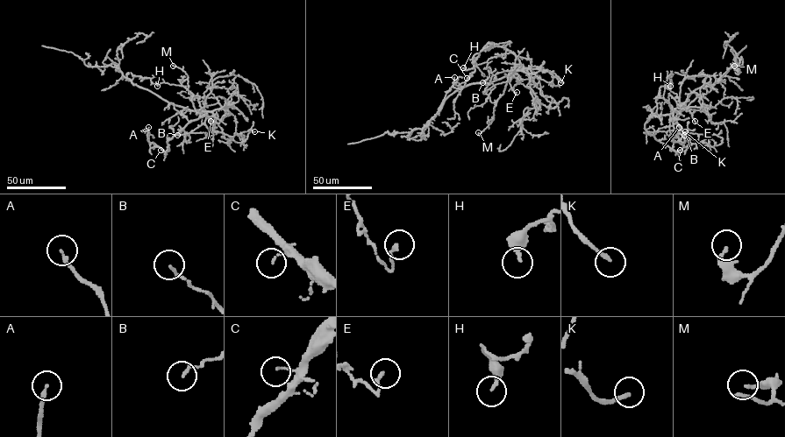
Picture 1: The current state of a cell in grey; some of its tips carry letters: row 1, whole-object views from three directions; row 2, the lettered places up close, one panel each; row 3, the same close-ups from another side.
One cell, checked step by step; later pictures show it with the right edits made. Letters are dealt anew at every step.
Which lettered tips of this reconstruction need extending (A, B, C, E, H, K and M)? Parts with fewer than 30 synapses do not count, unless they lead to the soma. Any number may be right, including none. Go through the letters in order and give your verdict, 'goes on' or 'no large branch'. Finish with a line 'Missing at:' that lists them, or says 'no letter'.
A: no large branch
B: no large branch
C: no large branch
E: no large branch
H: no large branch
K: no large branch
M: no large branch
Missing at: no letter

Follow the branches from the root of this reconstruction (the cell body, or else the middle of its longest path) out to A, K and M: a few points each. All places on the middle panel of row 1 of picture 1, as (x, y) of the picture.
A: (493, 81), (512, 74), (520, 63), (492, 43), (474, 55), (474, 71), (461, 89), (453, 87), (454, 77)
K: (493, 81), (508, 76), (510, 70), (534, 74), (546, 70), (560, 82)
M: (493, 81), (508, 77), (503, 93), (495, 103), (493, 120), (480, 134), (478, 132)

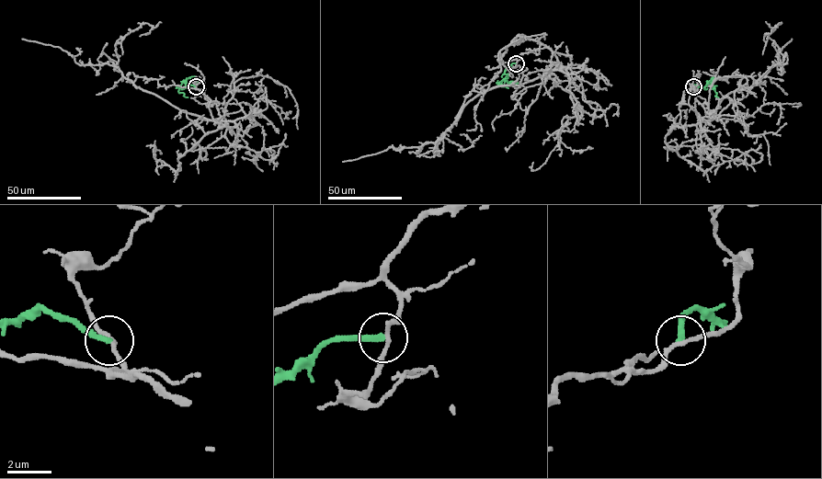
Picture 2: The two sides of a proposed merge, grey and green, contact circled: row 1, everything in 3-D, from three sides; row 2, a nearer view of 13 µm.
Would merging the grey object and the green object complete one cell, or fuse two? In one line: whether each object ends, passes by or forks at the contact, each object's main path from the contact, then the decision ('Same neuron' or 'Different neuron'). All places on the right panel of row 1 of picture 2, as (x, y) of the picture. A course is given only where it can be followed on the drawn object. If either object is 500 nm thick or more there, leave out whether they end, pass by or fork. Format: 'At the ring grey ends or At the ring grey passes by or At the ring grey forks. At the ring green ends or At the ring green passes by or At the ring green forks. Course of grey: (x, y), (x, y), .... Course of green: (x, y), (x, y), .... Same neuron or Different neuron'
At the ring grey passes by. At the ring green ends. Course of grey: (693, 86), (683, 92), (679, 127), (709, 120), (726, 94), (783, 61), (768, 37), (779, 23), (764, 36). Course of green: (693, 86), (704, 87), (710, 82), (718, 97). Different neuron

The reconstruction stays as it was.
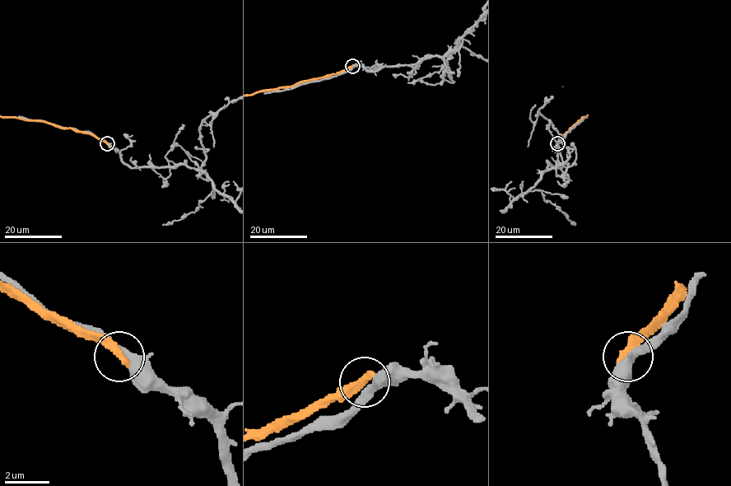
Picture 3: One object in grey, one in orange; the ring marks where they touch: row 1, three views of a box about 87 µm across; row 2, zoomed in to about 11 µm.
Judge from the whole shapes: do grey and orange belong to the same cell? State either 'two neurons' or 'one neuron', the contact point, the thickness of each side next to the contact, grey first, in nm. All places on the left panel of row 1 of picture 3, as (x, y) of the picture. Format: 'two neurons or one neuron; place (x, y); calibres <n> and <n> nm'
two neurons; place (107, 143); calibres 320 and 440 nm

